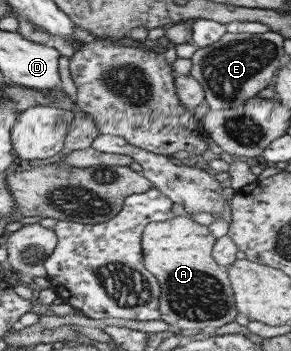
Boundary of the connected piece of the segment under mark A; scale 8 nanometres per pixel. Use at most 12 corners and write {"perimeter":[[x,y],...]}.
{"perimeter":[[189,216],[142,230],[161,320],[214,330],[238,314],[216,238]]}

